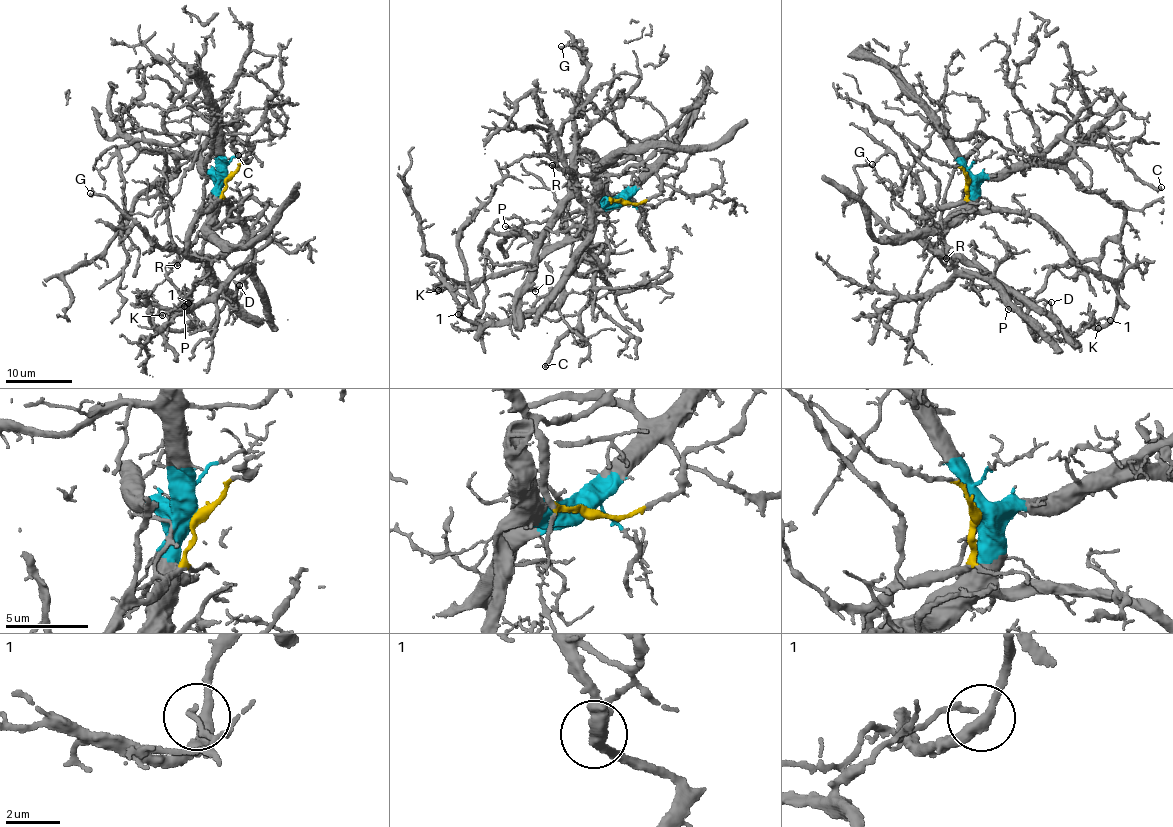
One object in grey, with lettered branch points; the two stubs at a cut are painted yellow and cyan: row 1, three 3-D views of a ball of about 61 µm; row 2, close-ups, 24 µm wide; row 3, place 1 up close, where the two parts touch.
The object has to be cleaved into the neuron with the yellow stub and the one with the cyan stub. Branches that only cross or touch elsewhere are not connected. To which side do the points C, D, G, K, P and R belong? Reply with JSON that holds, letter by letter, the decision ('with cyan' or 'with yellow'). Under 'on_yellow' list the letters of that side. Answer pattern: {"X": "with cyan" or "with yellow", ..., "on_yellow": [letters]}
{"C": "with cyan", "D": "with yellow", "G": "with yellow", "K": "with cyan", "P": "with yellow", "R": "with yellow", "on_yellow": ["D", "G", "P", "R"]}

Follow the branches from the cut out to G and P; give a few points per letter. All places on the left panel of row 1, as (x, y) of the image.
G: (226, 175), (226, 190), (190, 230), (189, 245), (178, 251), (160, 248), (141, 226), (108, 198), (90, 193)
P: (226, 175), (226, 190), (190, 230), (188, 251), (207, 256), (214, 272), (184, 305)

